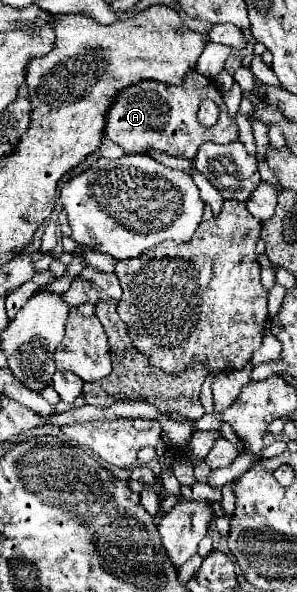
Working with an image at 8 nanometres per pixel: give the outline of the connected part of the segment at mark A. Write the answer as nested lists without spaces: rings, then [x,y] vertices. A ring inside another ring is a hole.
[[[192,69],[186,81],[178,87],[162,85],[158,81],[142,81],[142,85],[130,85],[130,89],[124,89],[118,95],[118,101],[114,101],[114,107],[110,107],[104,137],[118,143],[126,155],[150,153],[154,149],[154,151],[162,151],[174,157],[194,159],[198,147],[206,141],[212,141],[212,143],[236,141],[238,125],[234,125],[234,119],[228,115],[226,103],[216,83],[200,75],[196,69]],[[208,97],[220,107],[220,119],[210,129],[202,127],[196,121],[196,111],[198,111],[200,101]]]

